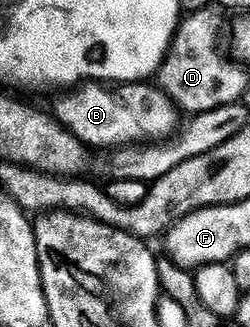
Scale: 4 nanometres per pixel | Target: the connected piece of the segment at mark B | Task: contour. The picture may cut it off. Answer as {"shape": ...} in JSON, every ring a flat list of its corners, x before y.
{"shape":[[86,83,73,91,67,92,54,105,53,116,67,131,74,133,88,147,109,150,111,147,136,145,151,139,166,139,179,128,179,110,173,101,157,87,146,83,122,83,117,87,107,87,102,83]]}

